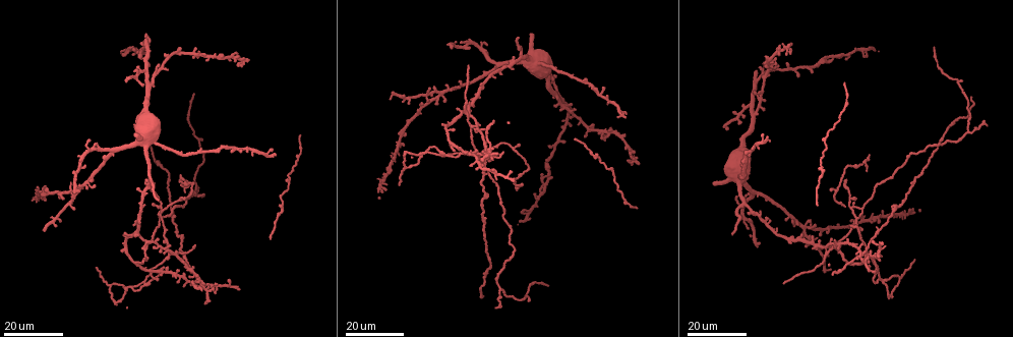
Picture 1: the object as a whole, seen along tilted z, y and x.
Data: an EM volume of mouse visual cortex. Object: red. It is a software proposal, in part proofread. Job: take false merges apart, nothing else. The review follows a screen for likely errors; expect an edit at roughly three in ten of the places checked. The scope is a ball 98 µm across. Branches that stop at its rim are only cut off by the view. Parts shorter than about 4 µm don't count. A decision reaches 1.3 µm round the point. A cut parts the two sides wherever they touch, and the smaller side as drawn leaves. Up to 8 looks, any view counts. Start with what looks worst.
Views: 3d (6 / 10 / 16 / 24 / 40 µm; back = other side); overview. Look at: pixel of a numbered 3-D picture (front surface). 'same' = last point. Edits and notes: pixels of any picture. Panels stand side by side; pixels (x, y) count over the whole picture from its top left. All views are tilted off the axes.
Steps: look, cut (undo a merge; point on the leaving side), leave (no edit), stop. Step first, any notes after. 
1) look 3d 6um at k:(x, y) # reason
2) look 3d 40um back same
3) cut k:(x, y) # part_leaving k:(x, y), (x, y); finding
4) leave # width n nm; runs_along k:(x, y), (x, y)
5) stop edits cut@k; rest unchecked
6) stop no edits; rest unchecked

look 3d 16um at 1:(466, 113) # two arms in line, one across

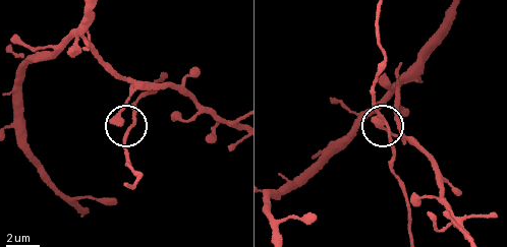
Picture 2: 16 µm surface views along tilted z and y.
look 3d 6um at 2:(389, 127)

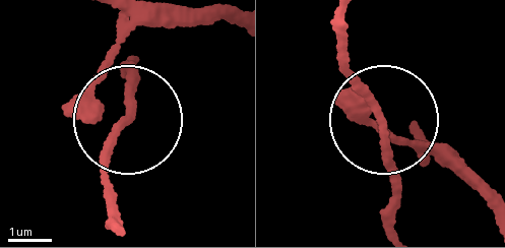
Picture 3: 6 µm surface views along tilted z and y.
leave # width 160 nm; continuous, no second neuron

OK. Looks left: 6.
look 3d 24um at 1:(467, 107) # looks like a crossing

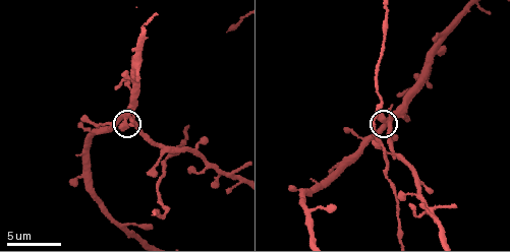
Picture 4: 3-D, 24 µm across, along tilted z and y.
look 3d 10um at 4:(385, 122) # zoom in

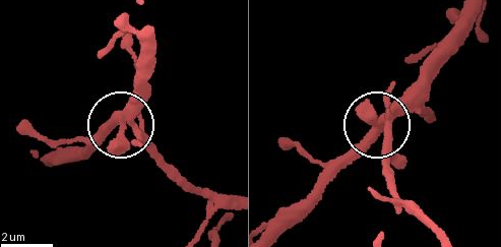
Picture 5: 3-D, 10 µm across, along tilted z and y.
leave # runs_along 5:(478, 16), (428, 84), (382, 120), (317, 194); all the same neuron

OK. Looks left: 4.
look 3d 16um at 1:(852, 208) # arms part here

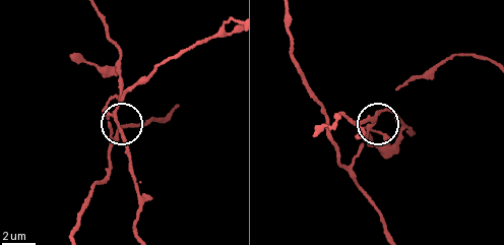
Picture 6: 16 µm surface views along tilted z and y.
look 3d 6um at 6:(380, 113)

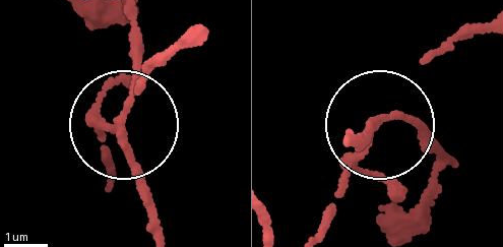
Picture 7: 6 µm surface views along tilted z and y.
cut 7:(143, 184) # part_leaving 7:(124, 126), (153, 228); a second neuron is stuck on

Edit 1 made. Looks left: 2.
look 3d 24um at 1:(805, 226) # four-way junction

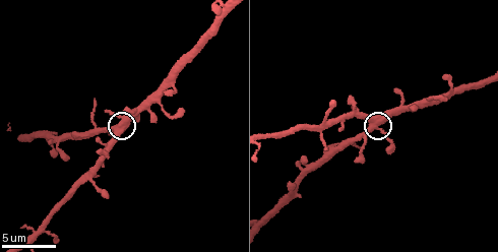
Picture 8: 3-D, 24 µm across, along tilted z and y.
look 3d 6um at 8:(117, 133)

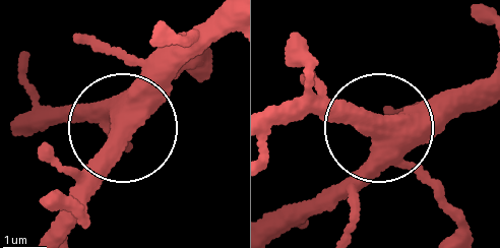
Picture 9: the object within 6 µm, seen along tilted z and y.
leave # arms 4; runs_along 9:(488, 96), (435, 99), (369, 122), (276, 109); continuous, no second neuron

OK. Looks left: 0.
stop edits cut@7; rest unchecked

